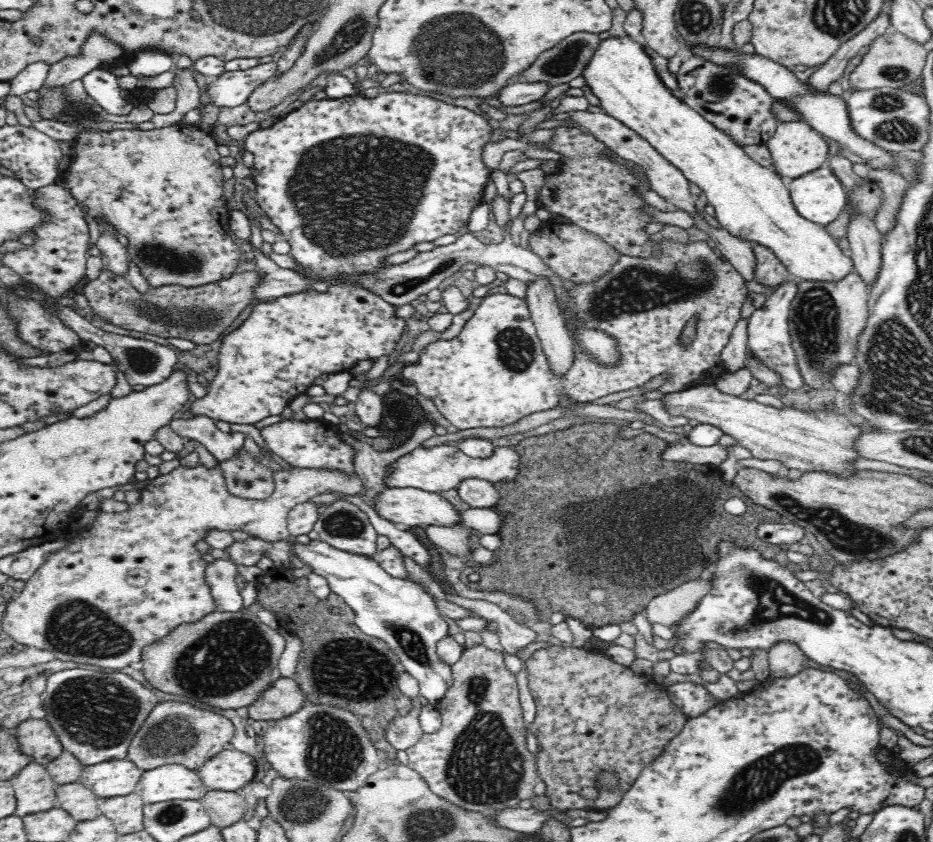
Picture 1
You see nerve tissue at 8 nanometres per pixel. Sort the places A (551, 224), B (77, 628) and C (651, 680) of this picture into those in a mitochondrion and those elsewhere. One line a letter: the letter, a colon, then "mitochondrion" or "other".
A: other
B: mitochondrion
C: other

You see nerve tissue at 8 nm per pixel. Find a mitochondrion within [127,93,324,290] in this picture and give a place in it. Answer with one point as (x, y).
(163, 257)

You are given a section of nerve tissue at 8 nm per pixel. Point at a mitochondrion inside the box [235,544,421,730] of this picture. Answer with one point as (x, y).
(363, 675)

